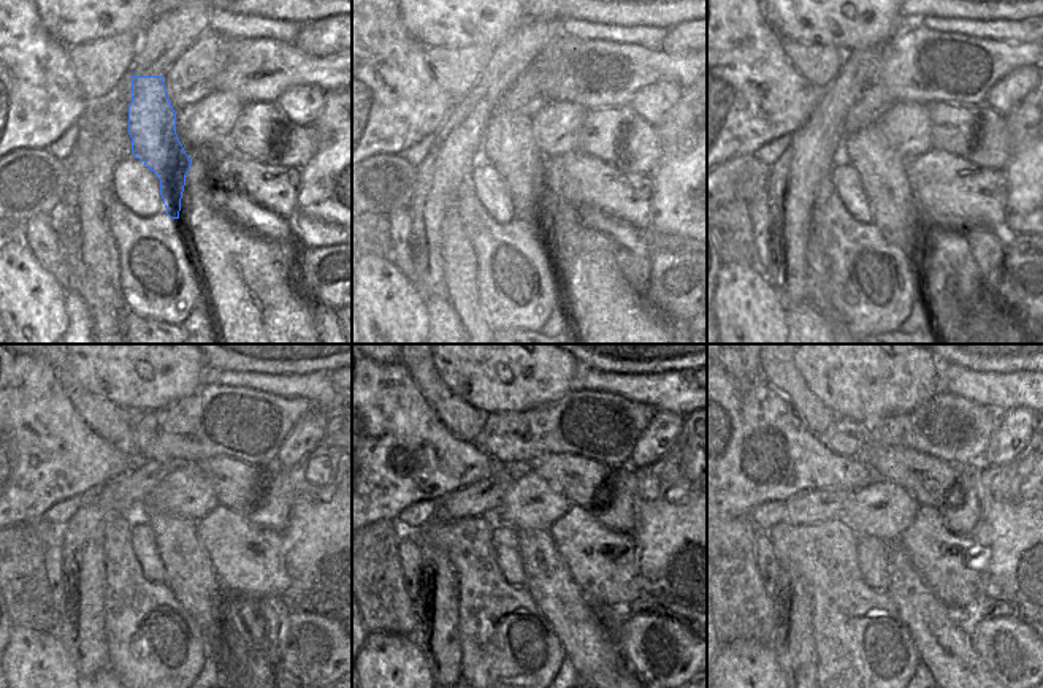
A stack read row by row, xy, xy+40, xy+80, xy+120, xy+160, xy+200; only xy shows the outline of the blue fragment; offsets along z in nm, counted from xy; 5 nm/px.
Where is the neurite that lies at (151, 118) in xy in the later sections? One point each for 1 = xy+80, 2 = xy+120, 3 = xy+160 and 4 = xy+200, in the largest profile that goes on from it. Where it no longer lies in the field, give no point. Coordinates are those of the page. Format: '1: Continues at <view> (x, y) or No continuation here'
1: Continues at xy+80 (896, 214)
2: Continues at xy+120 (187, 569)
3: Continues at xy+160 (590, 647)
4: Continues at xy+200 (940, 634).

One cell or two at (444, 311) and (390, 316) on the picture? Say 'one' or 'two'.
two

